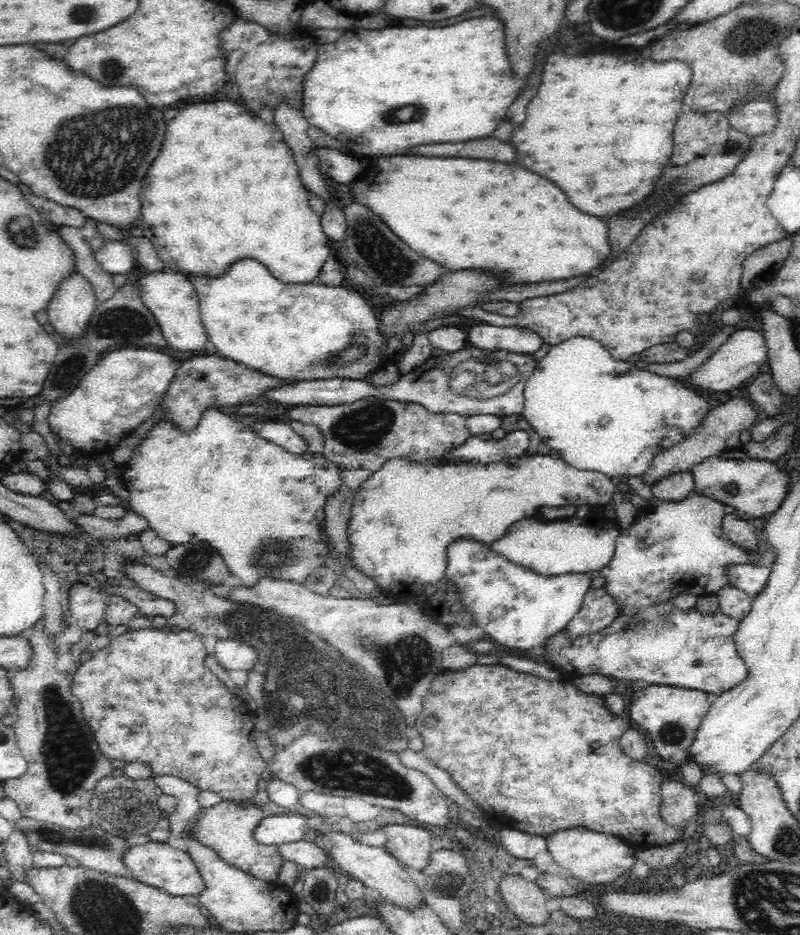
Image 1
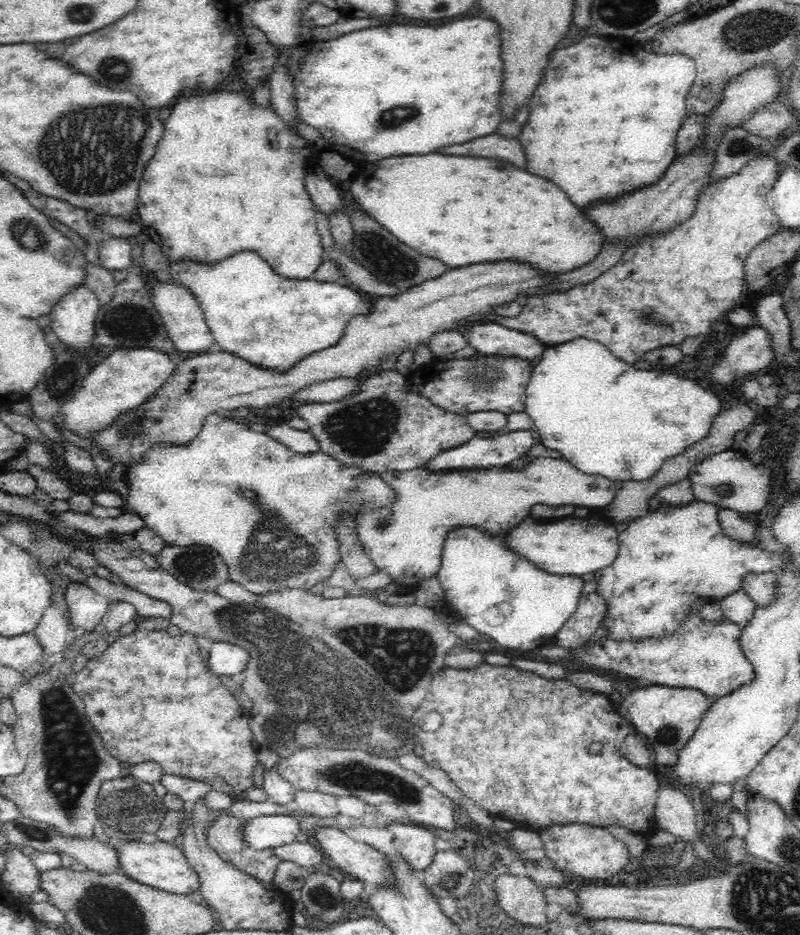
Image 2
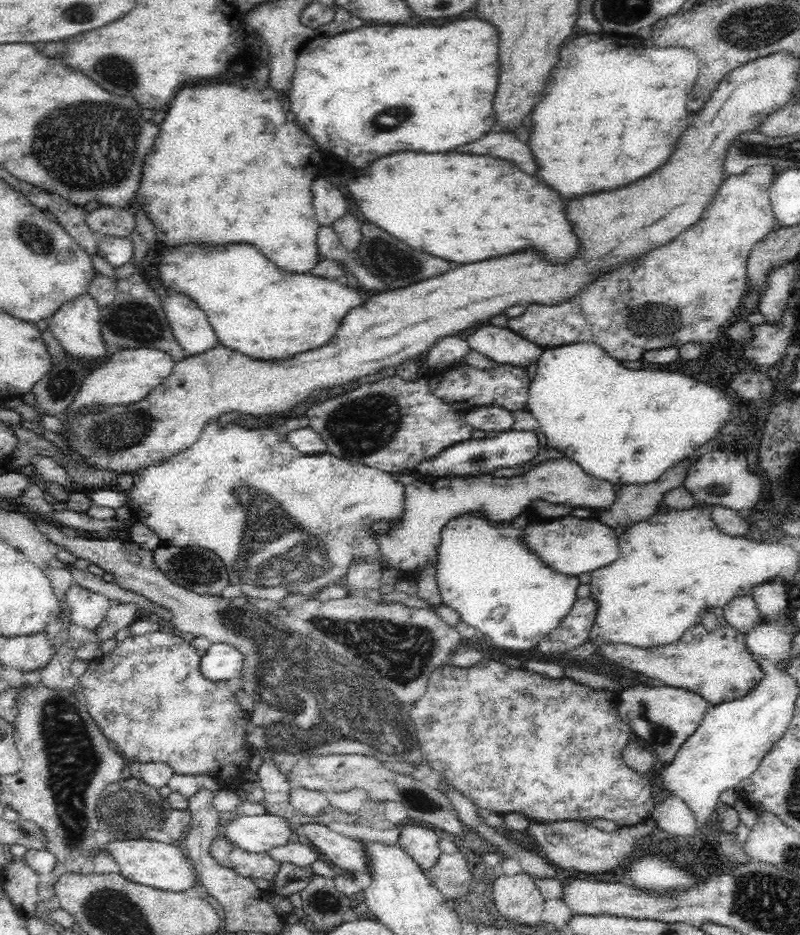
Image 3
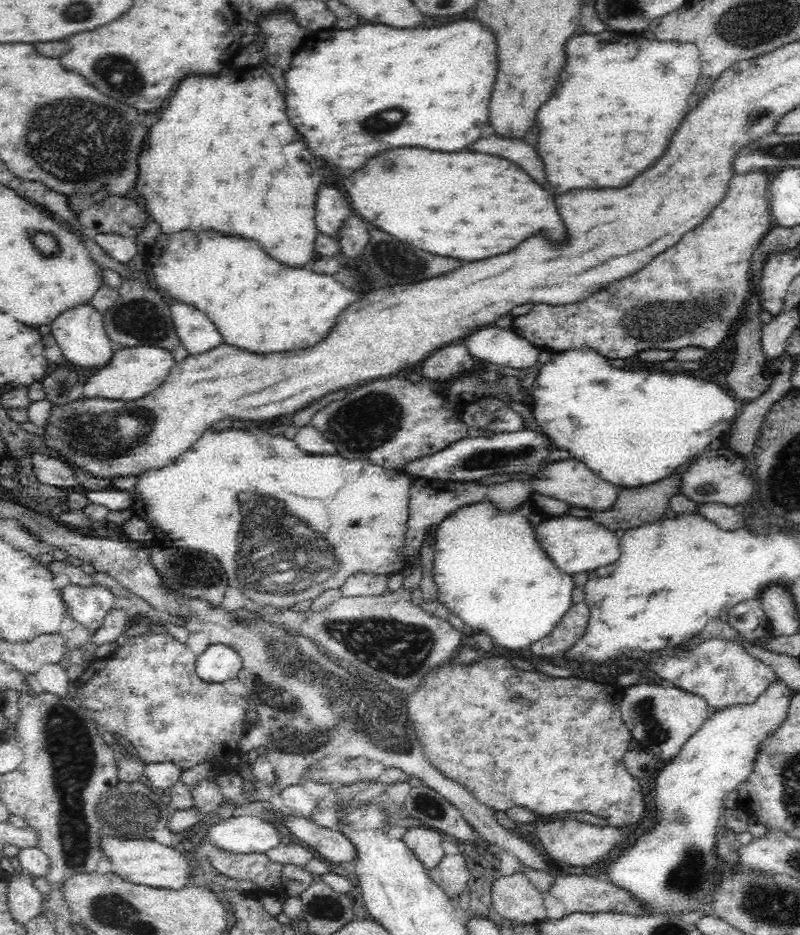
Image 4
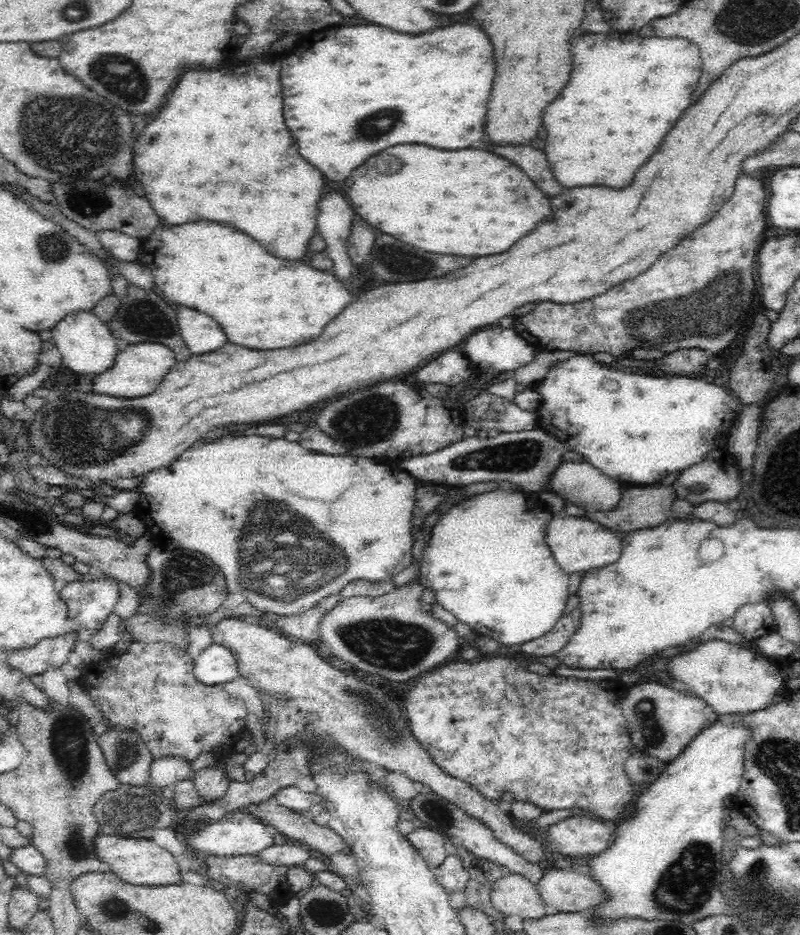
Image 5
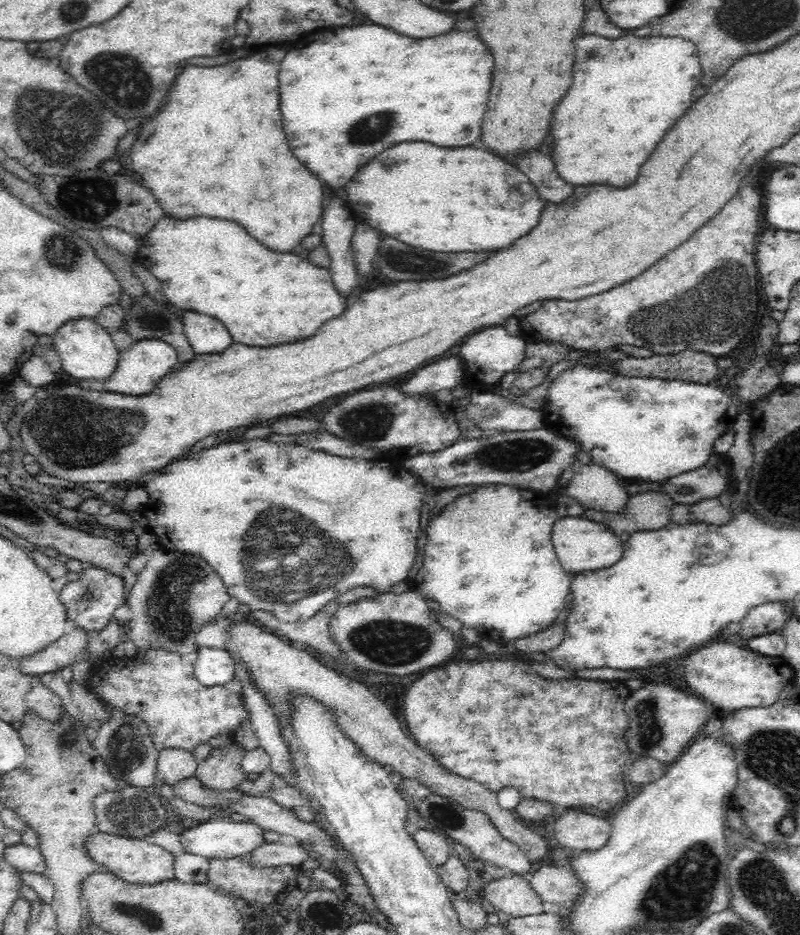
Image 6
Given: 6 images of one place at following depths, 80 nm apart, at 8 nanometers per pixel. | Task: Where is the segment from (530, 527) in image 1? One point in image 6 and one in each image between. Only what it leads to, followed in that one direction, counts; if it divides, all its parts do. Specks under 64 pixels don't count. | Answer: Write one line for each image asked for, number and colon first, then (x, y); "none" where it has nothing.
2: (574, 547)
3: (570, 546)
4: (575, 545)
5: (578, 545)
6: (582, 545)

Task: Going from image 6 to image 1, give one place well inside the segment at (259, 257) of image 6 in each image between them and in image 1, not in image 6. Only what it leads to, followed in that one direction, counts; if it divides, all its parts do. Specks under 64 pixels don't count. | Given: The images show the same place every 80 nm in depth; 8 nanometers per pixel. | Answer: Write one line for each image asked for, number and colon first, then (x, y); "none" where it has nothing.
1: (289, 329)
2: (269, 320)
3: (266, 313)
4: (258, 304)
5: (261, 301)

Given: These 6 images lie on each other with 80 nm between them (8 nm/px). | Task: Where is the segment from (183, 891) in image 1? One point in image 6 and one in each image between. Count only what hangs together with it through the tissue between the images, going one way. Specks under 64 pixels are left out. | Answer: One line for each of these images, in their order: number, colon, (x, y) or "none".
2: (162, 865)
3: (152, 863)
4: (144, 862)
5: (139, 862)
6: (136, 861)

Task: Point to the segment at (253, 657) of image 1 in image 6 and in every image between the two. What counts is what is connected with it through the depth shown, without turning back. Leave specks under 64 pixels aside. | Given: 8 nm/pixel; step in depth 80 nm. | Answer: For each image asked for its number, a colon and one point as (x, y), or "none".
2: (226, 659)
3: (221, 662)
4: (218, 663)
5: (216, 665)
6: (214, 667)

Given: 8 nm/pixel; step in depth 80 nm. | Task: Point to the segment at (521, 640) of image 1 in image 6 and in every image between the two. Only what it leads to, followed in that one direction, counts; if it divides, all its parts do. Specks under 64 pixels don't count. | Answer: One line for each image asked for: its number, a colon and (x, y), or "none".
2: (519, 606)
3: (511, 597)
4: (489, 572)
5: (487, 560)
6: (489, 562)

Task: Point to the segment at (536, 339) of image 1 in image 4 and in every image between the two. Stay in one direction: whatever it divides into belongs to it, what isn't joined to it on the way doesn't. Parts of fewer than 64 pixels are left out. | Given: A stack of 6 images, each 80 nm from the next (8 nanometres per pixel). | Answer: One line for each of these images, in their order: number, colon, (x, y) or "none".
2: (491, 339)
3: (502, 345)
4: (492, 344)

